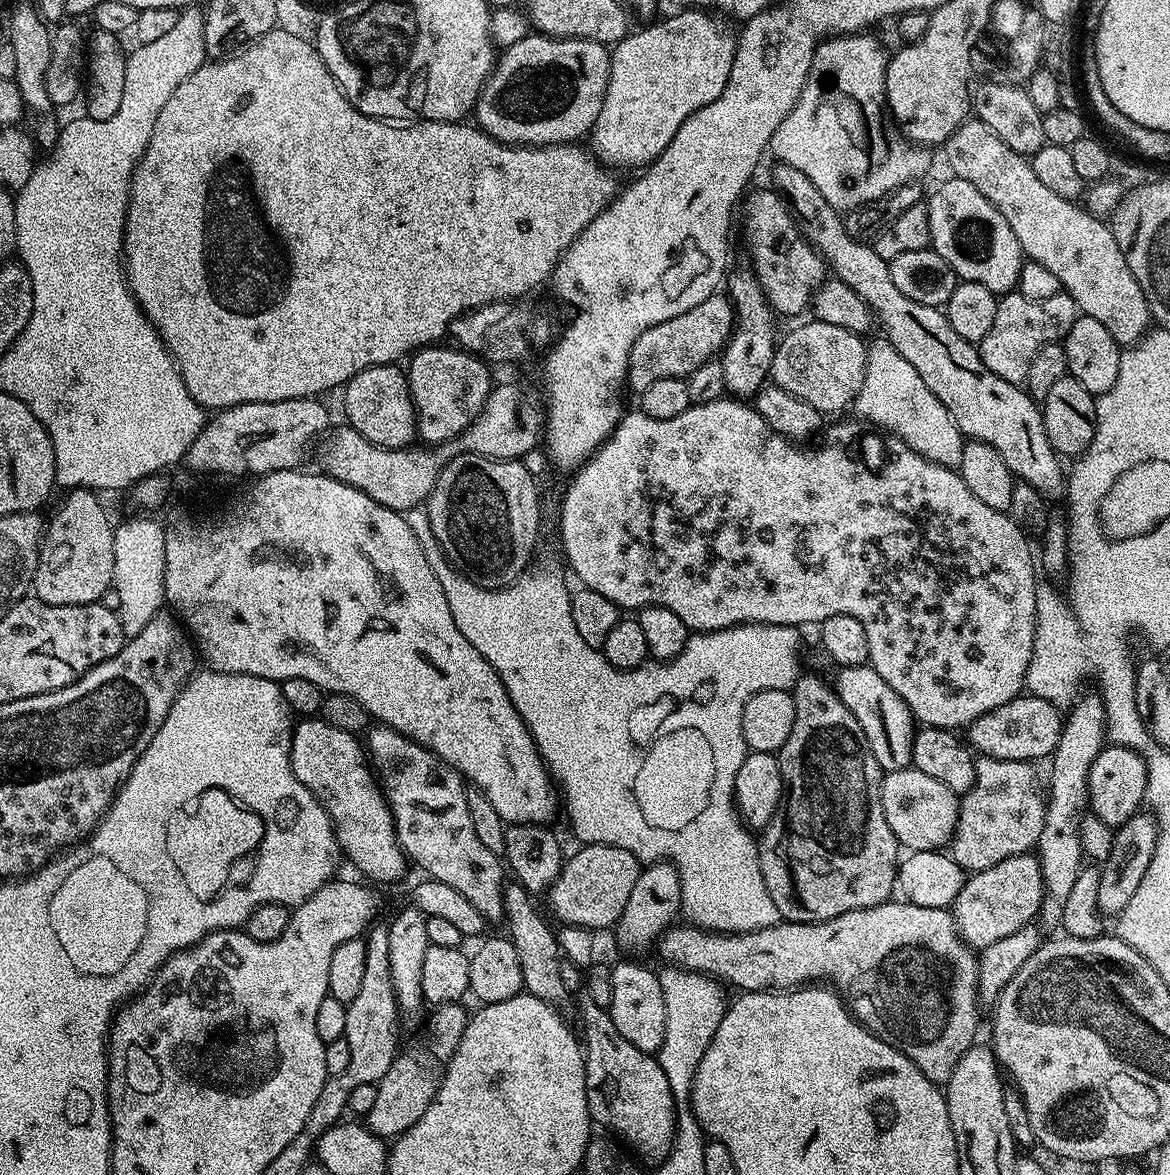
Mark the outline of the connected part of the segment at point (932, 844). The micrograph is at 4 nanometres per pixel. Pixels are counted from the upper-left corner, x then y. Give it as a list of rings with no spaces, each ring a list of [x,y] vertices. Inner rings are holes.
[[[913,766],[884,772],[880,781],[882,814],[894,830],[894,838],[909,853],[947,849],[958,826],[961,797]]]

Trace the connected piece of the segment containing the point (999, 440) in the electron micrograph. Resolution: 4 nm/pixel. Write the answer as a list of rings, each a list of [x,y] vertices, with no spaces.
[[[777,163],[775,167],[770,181],[771,187],[788,205],[788,211],[792,213],[793,220],[800,227],[801,234],[823,256],[831,275],[837,280],[846,282],[846,286],[850,286],[850,290],[854,290],[854,294],[858,294],[858,298],[862,298],[862,302],[870,306],[879,327],[880,324],[884,327],[883,335],[890,341],[892,348],[898,350],[898,354],[902,354],[902,358],[906,358],[906,362],[910,362],[914,370],[918,370],[930,394],[934,394],[934,398],[938,398],[938,402],[942,402],[942,406],[946,406],[946,410],[954,418],[960,433],[968,440],[986,442],[994,446],[998,454],[1002,454],[1002,462],[1006,462],[1013,477],[1034,486],[1045,498],[1052,498],[1059,492],[1061,495],[1066,484],[1066,472],[1065,469],[1060,469],[1061,457],[1047,440],[1041,405],[1033,400],[1021,385],[1006,382],[1006,378],[998,378],[998,374],[986,370],[980,357],[979,347],[966,338],[961,338],[954,331],[954,326],[950,326],[947,315],[940,308],[922,306],[922,302],[914,302],[914,298],[906,298],[906,294],[902,294],[902,290],[894,286],[894,278],[890,278],[888,261],[876,253],[871,243],[856,239],[846,232],[841,213],[834,206],[830,206],[826,198],[822,198],[818,186],[814,186],[814,182],[810,182],[810,178],[802,174],[802,170],[794,170],[794,166],[781,163]]]

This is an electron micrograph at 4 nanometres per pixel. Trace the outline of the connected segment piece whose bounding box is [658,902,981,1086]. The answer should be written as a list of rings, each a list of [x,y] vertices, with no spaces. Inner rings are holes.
[[[889,902],[866,910],[850,910],[821,924],[781,922],[762,930],[735,934],[683,927],[673,926],[659,937],[658,949],[665,965],[703,972],[725,985],[733,984],[741,993],[783,992],[813,982],[830,982],[849,1012],[865,1028],[906,1054],[937,1086],[947,1085],[962,1054],[973,1047],[981,1011],[976,994],[978,956],[961,940],[948,908],[927,909],[907,902]]]

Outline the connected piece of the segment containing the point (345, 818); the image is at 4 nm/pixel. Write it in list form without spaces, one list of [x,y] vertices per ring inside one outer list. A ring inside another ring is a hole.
[[[300,718],[292,730],[288,757],[298,782],[314,794],[332,819],[336,842],[346,860],[362,875],[380,884],[388,884],[403,874],[406,857],[392,824],[392,811],[370,769],[369,757],[361,741],[359,744],[356,739],[353,733],[330,726],[322,719]]]

